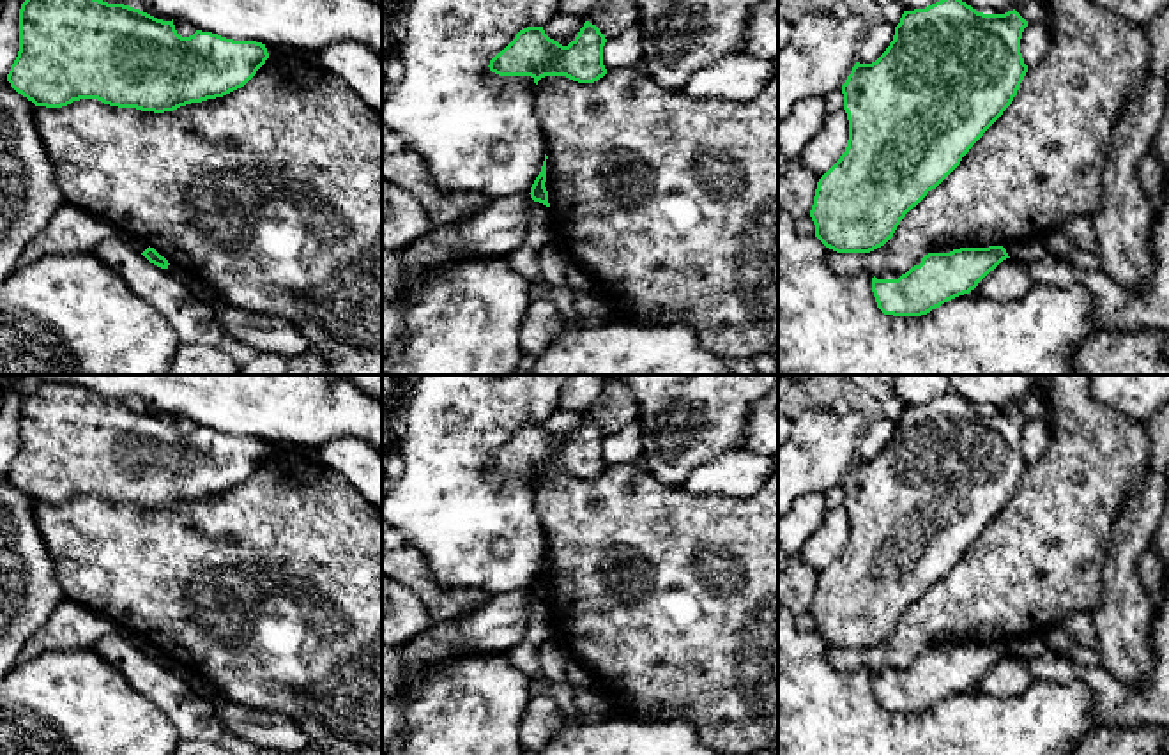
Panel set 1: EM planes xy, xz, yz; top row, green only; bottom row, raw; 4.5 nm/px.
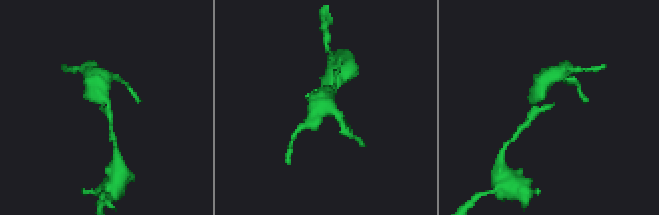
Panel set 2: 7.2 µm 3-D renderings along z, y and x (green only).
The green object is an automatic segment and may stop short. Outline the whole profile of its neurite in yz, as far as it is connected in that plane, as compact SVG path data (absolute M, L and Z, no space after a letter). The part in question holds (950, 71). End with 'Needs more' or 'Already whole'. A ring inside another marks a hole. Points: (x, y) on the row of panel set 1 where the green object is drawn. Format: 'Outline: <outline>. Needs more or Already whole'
Outline: M939 0L904 11L886 51L872 64L852 67L842 85L849 140L840 159L819 179L810 217L815 237L837 253L870 253L884 246L905 214L936 189L969 149L1012 104L1028 72L1020 53L1028 21L1013 9L983 14L962 0Z. Already whole

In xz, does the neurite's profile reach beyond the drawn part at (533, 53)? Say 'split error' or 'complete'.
complete

